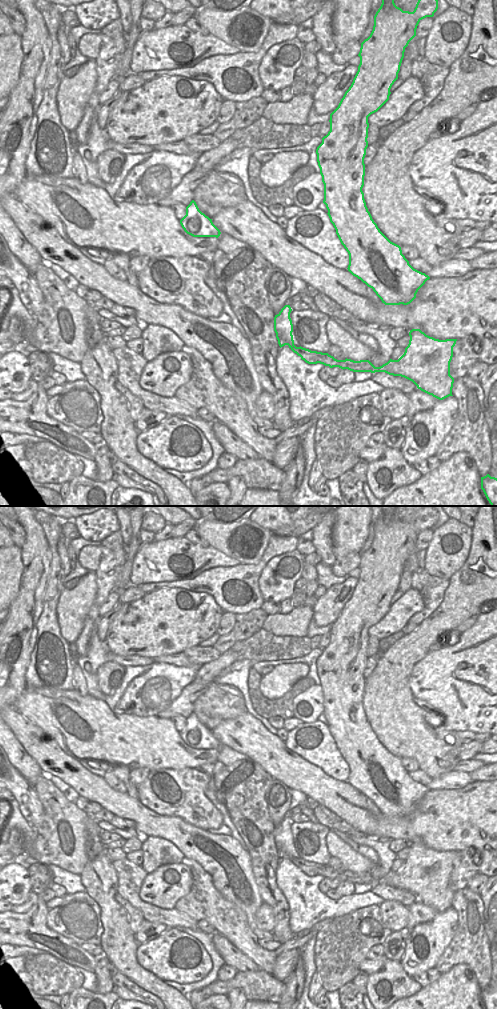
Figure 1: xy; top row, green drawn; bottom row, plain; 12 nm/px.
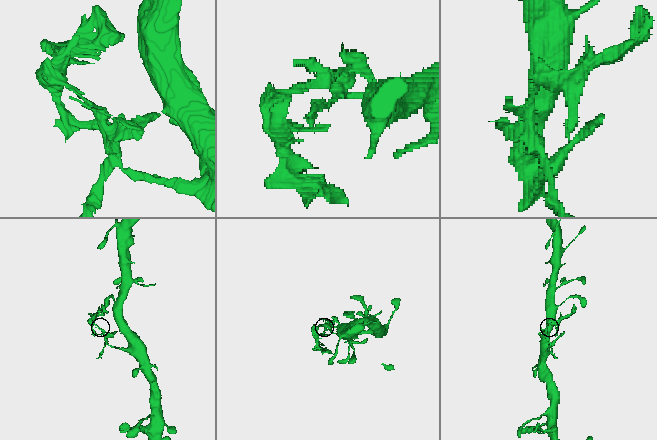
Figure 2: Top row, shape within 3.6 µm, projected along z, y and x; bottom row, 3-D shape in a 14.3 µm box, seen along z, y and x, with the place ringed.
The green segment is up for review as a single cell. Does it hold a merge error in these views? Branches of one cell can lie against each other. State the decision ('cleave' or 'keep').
keep

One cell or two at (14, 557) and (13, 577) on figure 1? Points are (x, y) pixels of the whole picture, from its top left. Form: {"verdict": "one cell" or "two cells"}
{"verdict": "one cell"}

